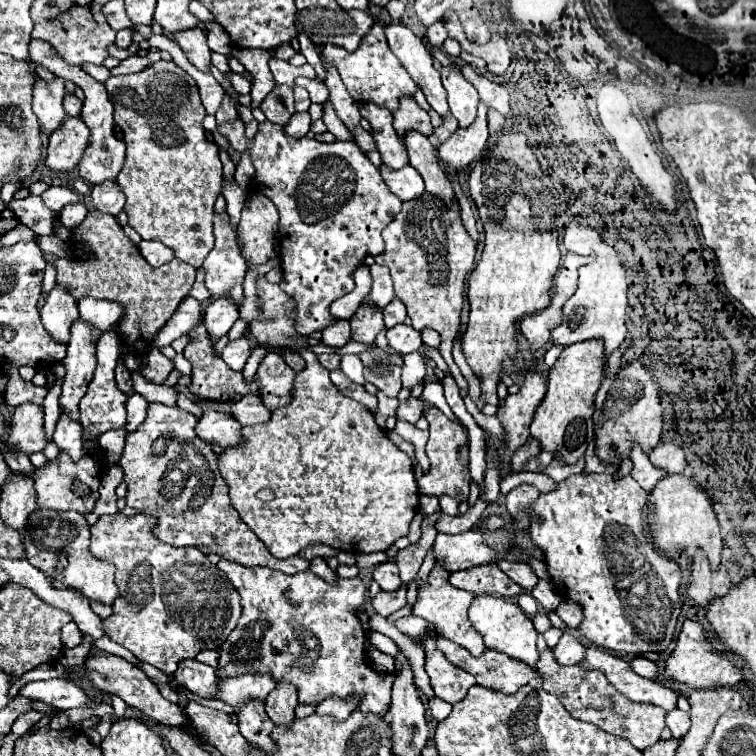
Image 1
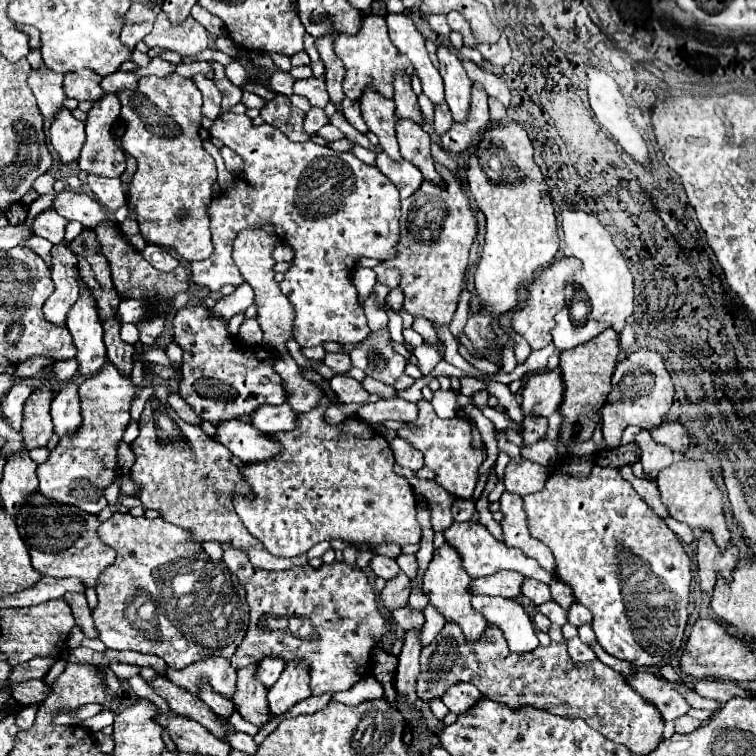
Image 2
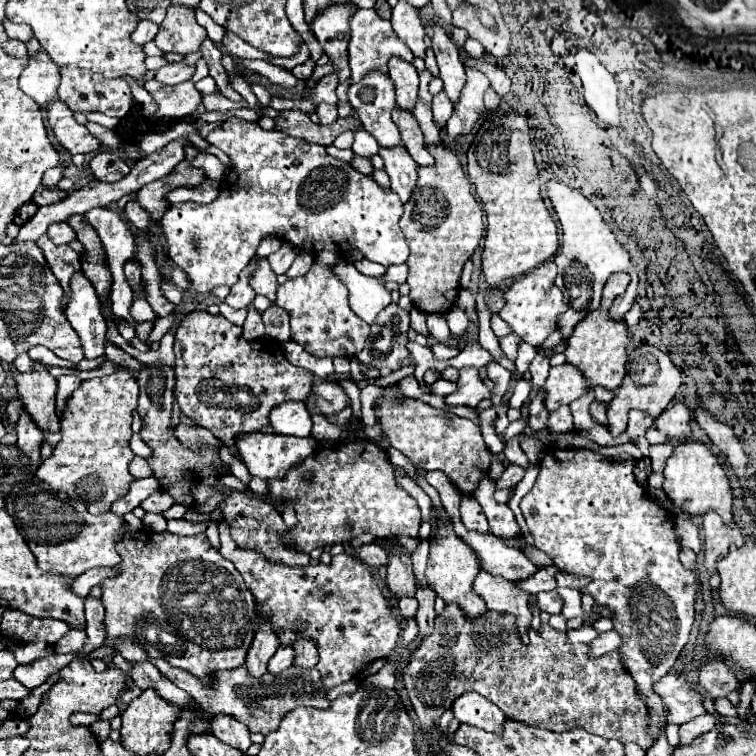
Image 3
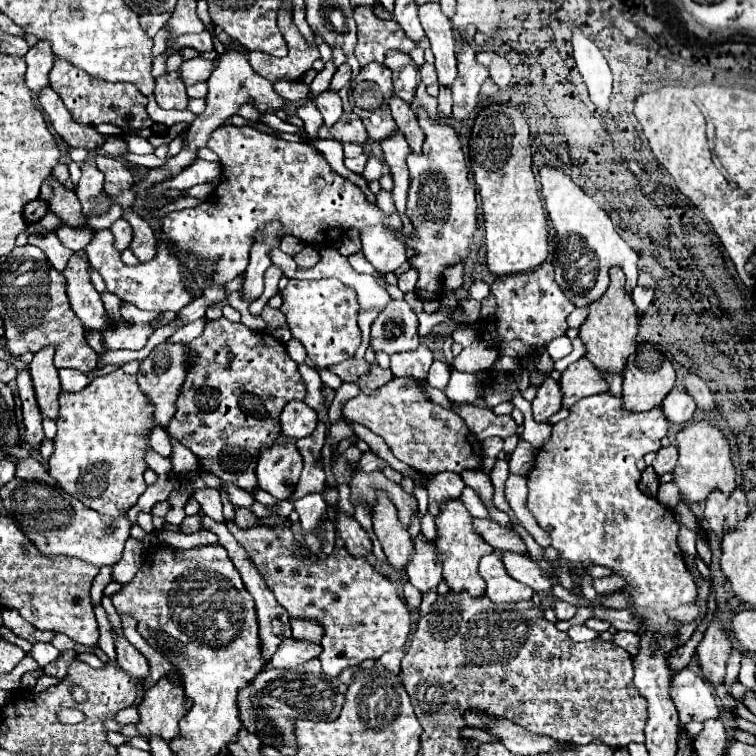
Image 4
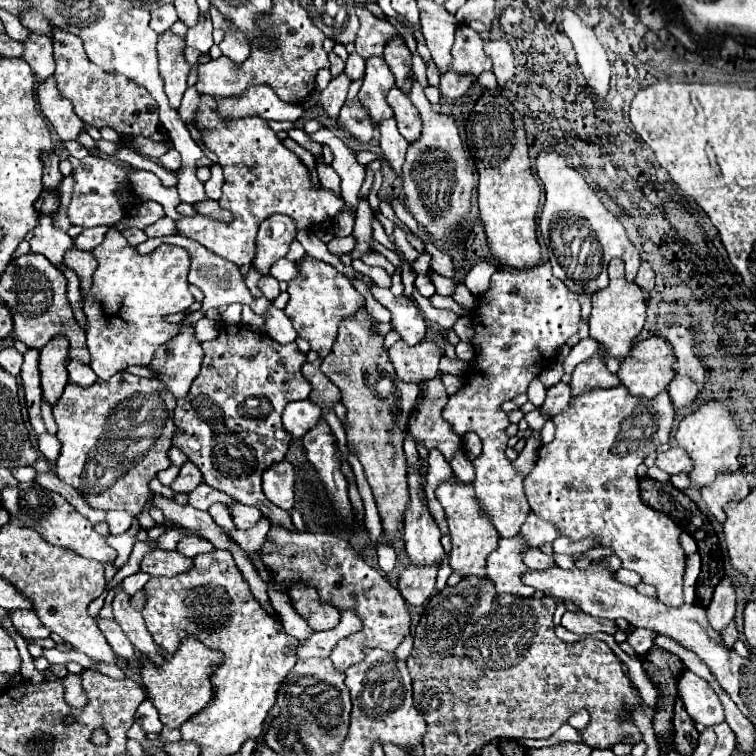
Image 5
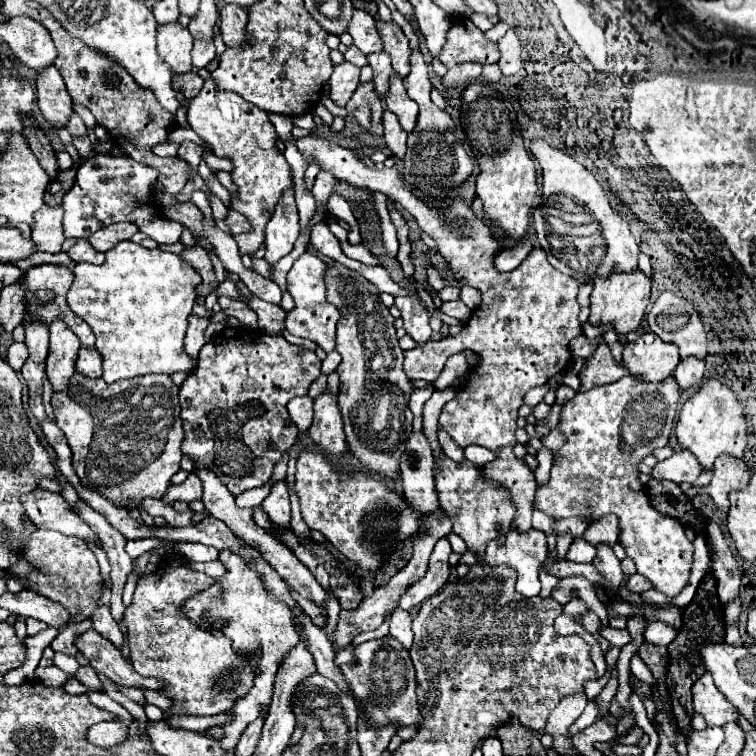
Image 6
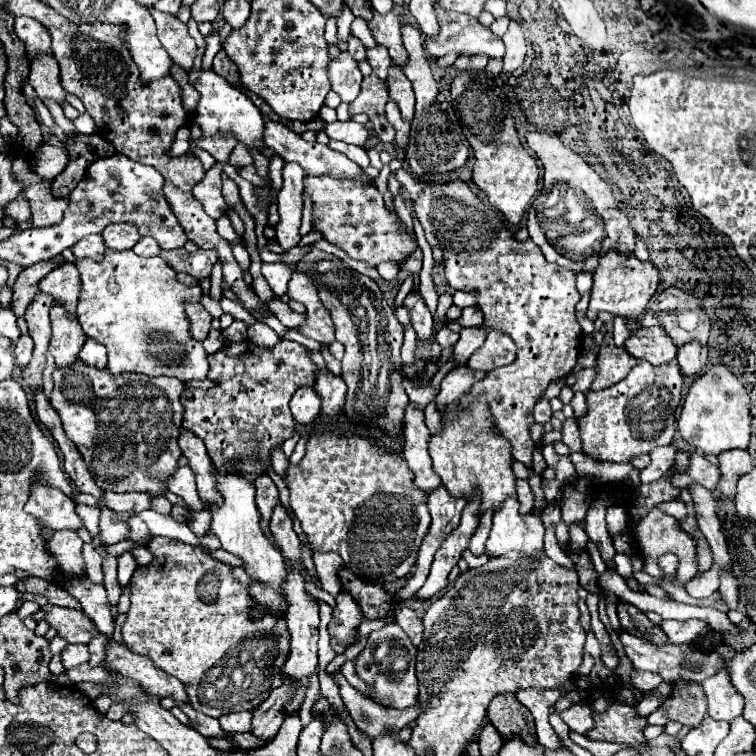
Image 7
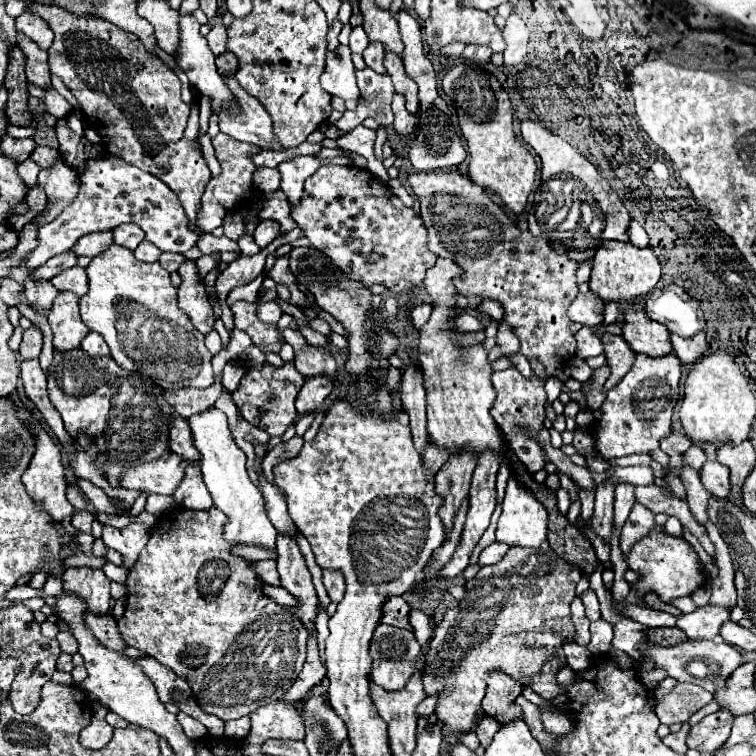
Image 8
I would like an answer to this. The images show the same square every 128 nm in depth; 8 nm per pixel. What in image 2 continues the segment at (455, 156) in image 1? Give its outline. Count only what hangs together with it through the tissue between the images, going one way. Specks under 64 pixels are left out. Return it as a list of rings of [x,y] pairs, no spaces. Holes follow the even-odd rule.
[[[474,84],[468,118],[464,122],[454,122],[450,130],[440,138],[442,148],[446,152],[464,152],[482,136],[482,132],[486,132],[486,128],[490,126],[486,100],[488,100],[488,94],[484,92],[484,88],[480,84]]]

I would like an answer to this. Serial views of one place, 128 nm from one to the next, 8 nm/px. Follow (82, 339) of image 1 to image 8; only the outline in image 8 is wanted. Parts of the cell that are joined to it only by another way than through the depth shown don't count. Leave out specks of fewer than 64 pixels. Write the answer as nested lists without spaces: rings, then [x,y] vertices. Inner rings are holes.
[[[96,232],[96,234],[86,234],[78,244],[76,248],[72,248],[74,254],[78,256],[100,256],[110,244],[114,242],[114,236],[112,232]]]

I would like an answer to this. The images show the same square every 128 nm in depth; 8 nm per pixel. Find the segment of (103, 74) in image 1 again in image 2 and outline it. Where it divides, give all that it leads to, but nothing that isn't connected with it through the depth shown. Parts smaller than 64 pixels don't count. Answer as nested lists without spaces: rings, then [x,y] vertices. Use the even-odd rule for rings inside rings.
[[[114,72],[112,76],[104,78],[104,88],[110,94],[118,94],[122,90],[136,90],[138,88],[138,76],[134,72]]]

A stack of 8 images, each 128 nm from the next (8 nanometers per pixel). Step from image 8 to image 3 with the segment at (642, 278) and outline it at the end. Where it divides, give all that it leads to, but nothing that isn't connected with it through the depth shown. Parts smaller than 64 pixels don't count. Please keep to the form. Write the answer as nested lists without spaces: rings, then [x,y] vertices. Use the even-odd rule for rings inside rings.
[[[626,272],[612,274],[604,286],[604,296],[602,304],[598,310],[590,312],[584,320],[580,320],[572,332],[572,336],[566,340],[566,360],[568,364],[578,366],[584,372],[584,378],[592,386],[604,386],[608,390],[616,390],[626,374],[626,360],[628,360],[628,328],[624,320],[614,320],[610,318],[608,310],[618,294],[626,290],[630,284],[630,276]]]

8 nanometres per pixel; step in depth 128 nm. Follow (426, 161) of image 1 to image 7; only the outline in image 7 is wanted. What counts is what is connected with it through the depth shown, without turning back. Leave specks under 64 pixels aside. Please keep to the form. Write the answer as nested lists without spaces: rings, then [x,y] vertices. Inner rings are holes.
[[[390,66],[390,74],[388,74],[388,90],[390,90],[390,98],[398,102],[400,112],[404,114],[404,120],[412,120],[414,116],[414,90],[410,80],[404,76],[400,66]]]

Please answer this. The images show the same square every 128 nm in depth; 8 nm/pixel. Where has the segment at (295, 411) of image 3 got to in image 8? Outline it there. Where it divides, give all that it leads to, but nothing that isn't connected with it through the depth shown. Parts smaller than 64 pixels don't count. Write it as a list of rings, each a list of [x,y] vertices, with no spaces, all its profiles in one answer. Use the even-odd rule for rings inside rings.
[[[328,374],[312,376],[304,382],[298,398],[296,398],[296,410],[298,414],[308,414],[320,408],[320,404],[328,398],[328,394],[334,390],[334,380]]]

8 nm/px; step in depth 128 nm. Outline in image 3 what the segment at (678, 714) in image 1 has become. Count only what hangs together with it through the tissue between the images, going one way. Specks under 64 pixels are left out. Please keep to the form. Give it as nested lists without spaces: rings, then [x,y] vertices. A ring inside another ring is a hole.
[[[704,714],[704,716],[698,716],[696,720],[690,720],[688,724],[682,724],[680,726],[680,744],[692,744],[694,738],[710,732],[716,728],[716,718],[712,714]]]

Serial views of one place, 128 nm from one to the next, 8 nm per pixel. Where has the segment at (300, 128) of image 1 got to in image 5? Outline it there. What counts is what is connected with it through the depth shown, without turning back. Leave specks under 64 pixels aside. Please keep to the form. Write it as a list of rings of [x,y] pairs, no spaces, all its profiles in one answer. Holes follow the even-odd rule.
[[[342,72],[342,74],[338,74],[336,78],[332,78],[332,82],[328,84],[328,88],[326,88],[324,92],[314,92],[312,96],[308,96],[306,102],[314,104],[314,100],[320,98],[320,106],[328,112],[328,116],[338,118],[338,112],[340,112],[340,108],[342,108],[344,102],[346,102],[346,94],[348,94],[350,82],[352,82],[352,80]]]

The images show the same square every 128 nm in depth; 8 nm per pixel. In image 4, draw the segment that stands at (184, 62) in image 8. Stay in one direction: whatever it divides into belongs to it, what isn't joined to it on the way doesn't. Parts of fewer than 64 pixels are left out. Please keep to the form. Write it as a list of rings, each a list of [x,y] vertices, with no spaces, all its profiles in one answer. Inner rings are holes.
[[[246,124],[240,128],[220,126],[210,134],[206,146],[212,152],[216,152],[222,162],[224,176],[220,184],[202,206],[186,208],[180,212],[168,212],[162,218],[162,232],[178,250],[190,252],[186,268],[198,268],[200,266],[198,260],[204,258],[216,262],[216,274],[212,276],[212,284],[228,284],[230,280],[234,280],[246,270],[254,234],[260,230],[260,226],[264,226],[268,220],[274,218],[282,220],[286,234],[294,234],[300,240],[308,240],[312,244],[336,240],[342,232],[340,228],[358,228],[364,246],[362,250],[374,268],[380,268],[384,272],[394,272],[406,262],[406,250],[398,240],[398,236],[402,234],[400,216],[398,214],[386,216],[378,206],[370,204],[358,186],[334,174],[330,164],[324,160],[324,156],[318,150],[310,148],[306,142],[286,142]]]

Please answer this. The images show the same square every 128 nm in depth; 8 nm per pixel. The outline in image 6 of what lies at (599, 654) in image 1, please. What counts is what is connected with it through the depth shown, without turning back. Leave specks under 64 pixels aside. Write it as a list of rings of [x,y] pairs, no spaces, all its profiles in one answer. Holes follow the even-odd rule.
[[[706,672],[692,686],[692,694],[694,694],[694,710],[702,714],[708,724],[724,726],[728,722],[738,720],[740,716],[738,708],[732,702],[728,702],[726,696],[716,688],[710,672]]]

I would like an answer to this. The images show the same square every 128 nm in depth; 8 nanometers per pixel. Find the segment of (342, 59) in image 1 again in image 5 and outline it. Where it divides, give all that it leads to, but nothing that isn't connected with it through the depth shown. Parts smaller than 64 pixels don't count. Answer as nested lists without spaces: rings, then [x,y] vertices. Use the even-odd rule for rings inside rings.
[[[364,6],[356,8],[356,16],[360,18],[360,28],[356,34],[356,52],[362,58],[382,56],[386,42],[398,34],[396,28],[386,20],[376,18]]]

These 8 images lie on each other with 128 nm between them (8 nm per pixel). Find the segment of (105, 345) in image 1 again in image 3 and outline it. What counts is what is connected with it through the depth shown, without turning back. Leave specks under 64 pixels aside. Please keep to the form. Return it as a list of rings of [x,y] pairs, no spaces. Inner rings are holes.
[[[118,370],[106,378],[84,380],[66,402],[60,428],[62,440],[54,446],[54,454],[42,460],[38,478],[54,490],[66,492],[70,498],[84,500],[92,514],[108,512],[136,480],[128,470],[134,460],[128,442],[132,438],[130,426],[138,394],[138,384],[130,370]]]

